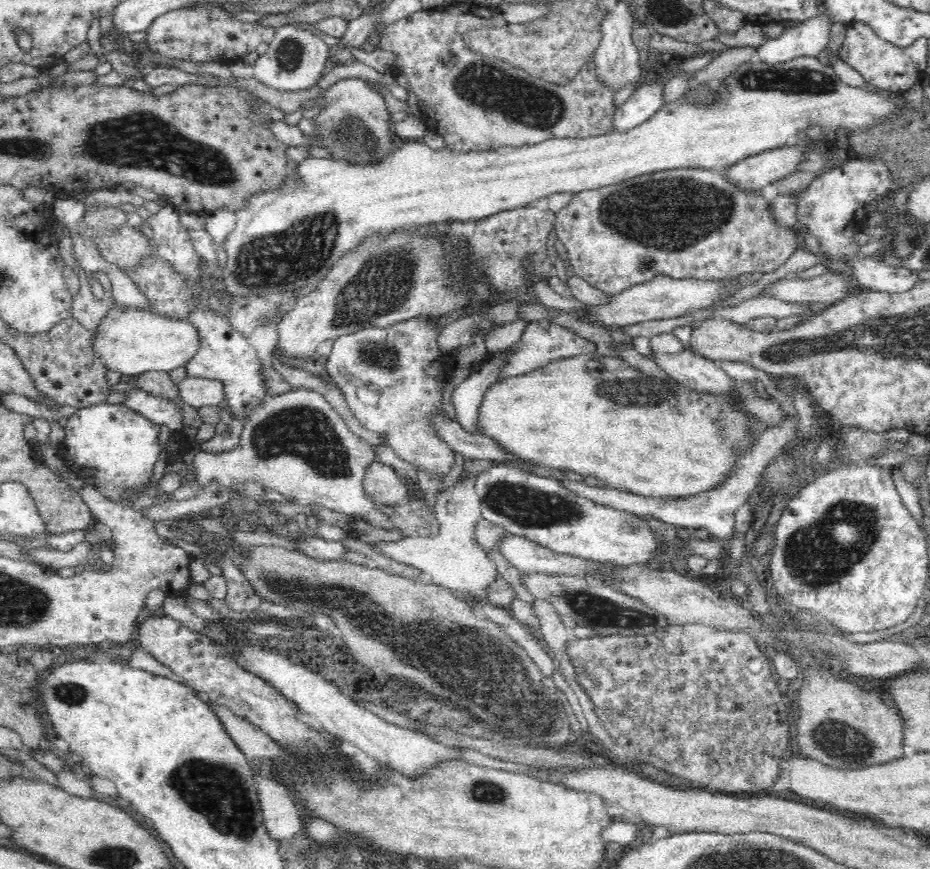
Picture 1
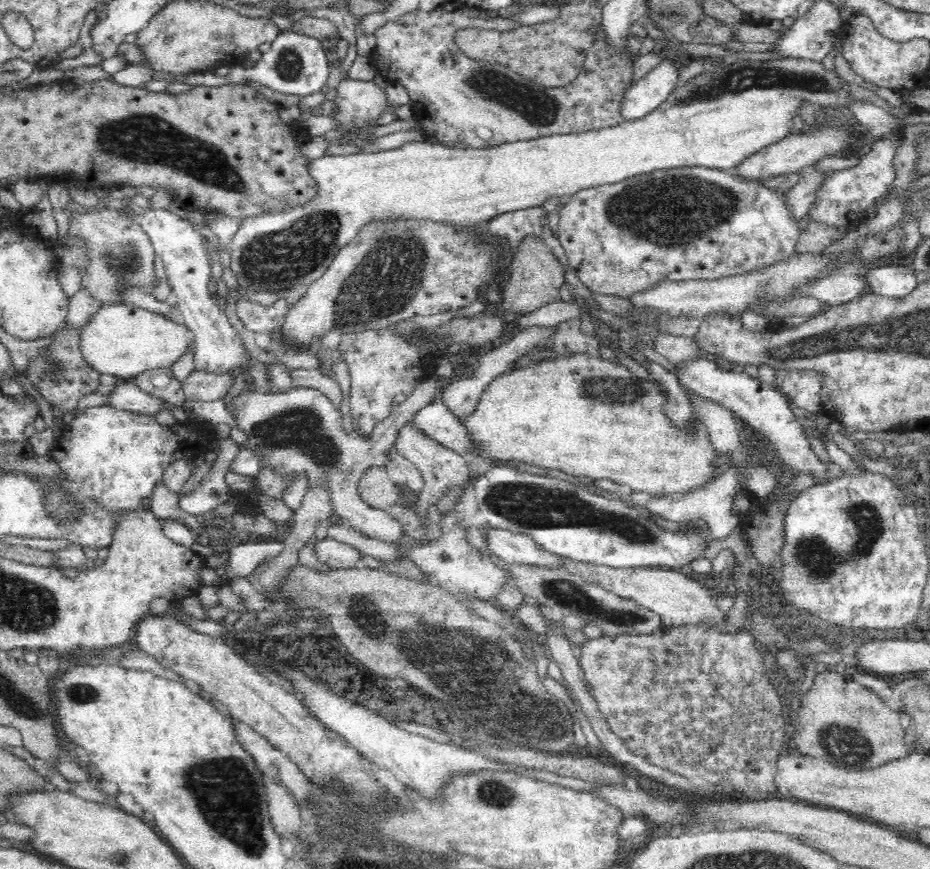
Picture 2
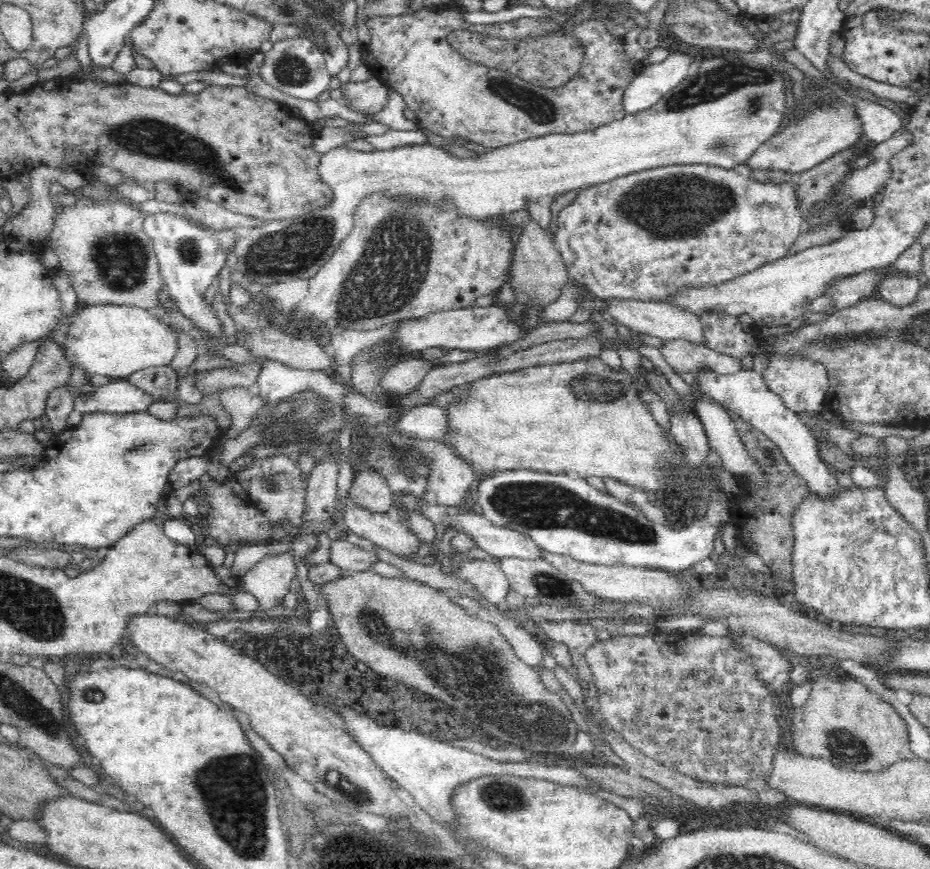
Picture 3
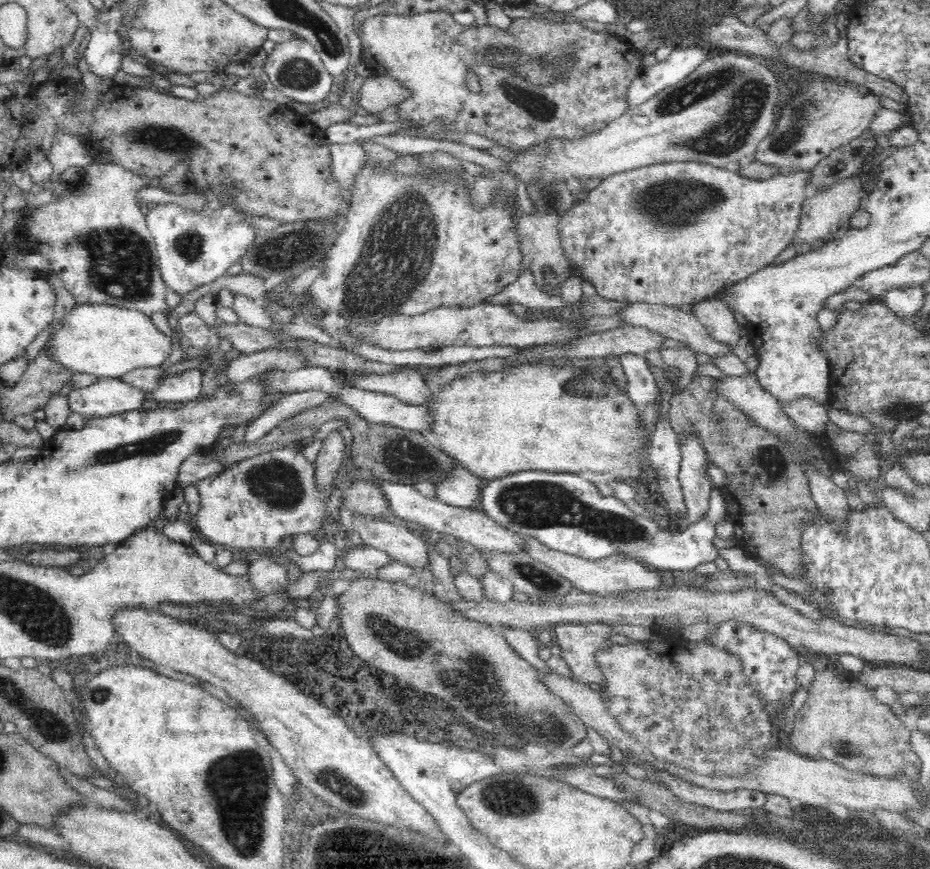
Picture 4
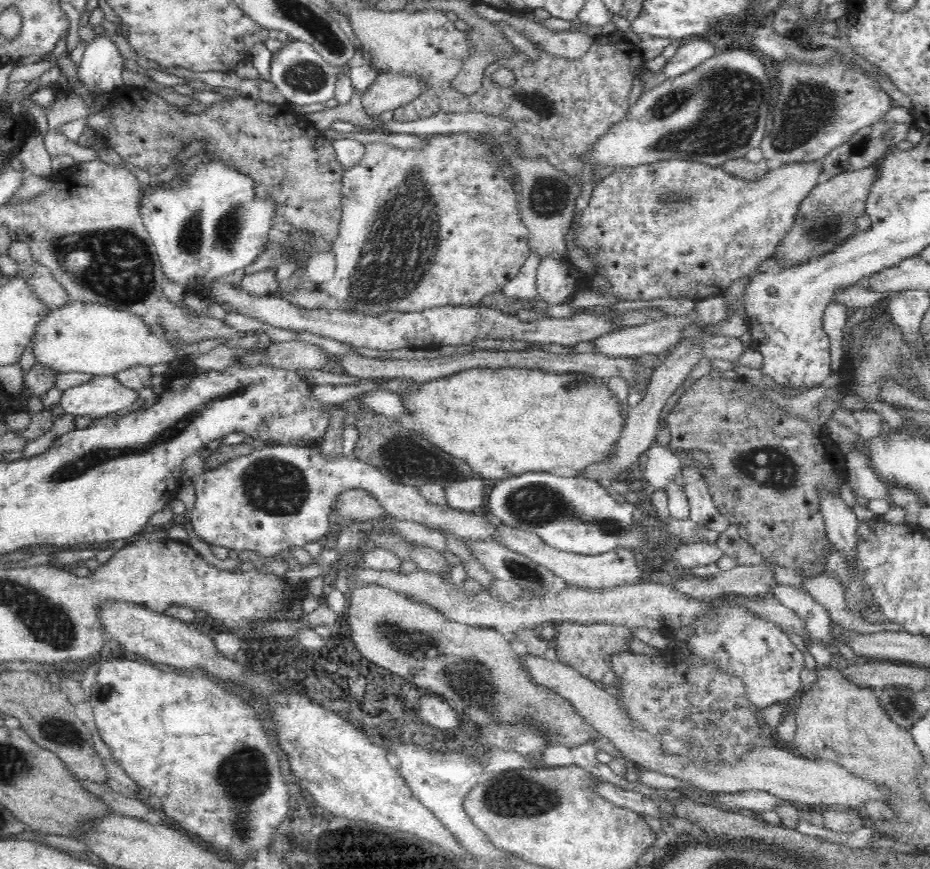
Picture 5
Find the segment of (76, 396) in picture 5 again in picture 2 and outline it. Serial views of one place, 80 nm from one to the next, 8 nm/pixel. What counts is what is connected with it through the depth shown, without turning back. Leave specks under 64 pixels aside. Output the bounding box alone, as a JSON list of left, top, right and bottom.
[108,382,171,416]

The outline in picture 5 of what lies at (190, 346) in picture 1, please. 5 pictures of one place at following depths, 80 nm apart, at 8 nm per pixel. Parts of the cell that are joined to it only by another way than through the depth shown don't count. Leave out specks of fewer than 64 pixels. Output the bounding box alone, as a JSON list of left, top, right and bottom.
[33,301,179,376]

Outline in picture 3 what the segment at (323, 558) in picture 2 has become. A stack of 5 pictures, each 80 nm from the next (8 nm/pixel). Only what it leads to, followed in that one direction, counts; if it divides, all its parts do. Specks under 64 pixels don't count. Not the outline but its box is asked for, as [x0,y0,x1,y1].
[330,539,379,573]

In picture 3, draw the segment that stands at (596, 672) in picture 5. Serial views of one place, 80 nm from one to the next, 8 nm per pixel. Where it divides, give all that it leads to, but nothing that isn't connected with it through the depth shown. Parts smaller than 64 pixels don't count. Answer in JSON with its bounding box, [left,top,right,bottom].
[528,619,598,687]

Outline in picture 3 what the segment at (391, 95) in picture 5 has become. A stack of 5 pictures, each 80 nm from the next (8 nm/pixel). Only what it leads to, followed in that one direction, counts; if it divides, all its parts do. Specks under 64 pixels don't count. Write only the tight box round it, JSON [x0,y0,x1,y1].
[341,76,390,114]

